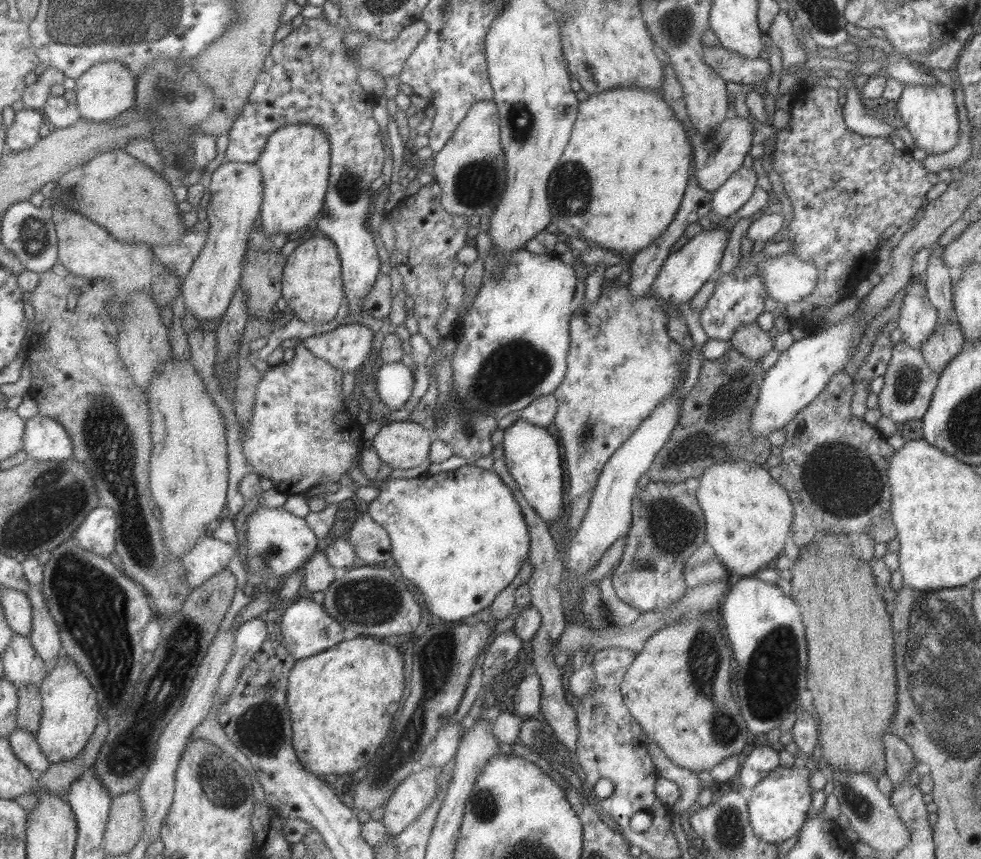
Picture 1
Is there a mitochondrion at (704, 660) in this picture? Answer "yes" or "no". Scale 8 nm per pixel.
yes

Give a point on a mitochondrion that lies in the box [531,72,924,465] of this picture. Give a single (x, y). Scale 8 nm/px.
(571, 191)

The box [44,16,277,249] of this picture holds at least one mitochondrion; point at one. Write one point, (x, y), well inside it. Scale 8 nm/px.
(165, 88)

